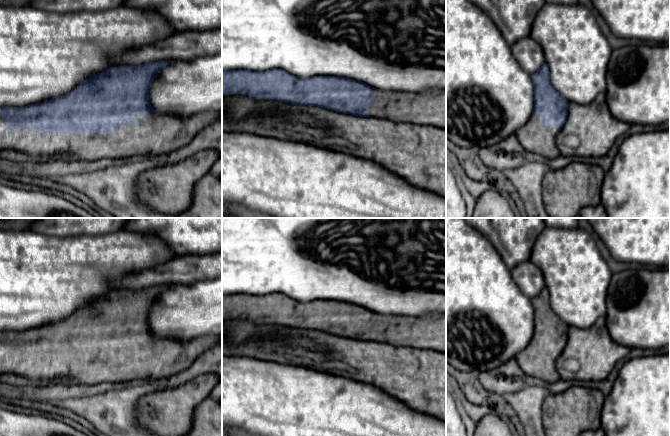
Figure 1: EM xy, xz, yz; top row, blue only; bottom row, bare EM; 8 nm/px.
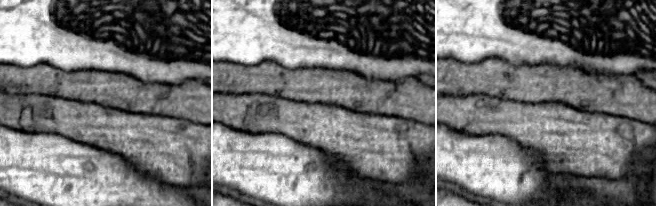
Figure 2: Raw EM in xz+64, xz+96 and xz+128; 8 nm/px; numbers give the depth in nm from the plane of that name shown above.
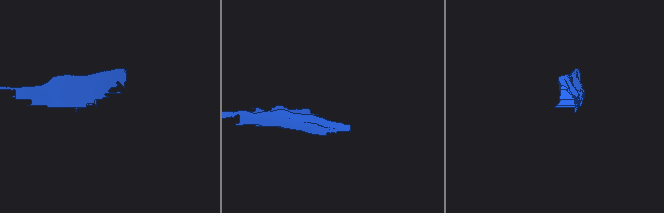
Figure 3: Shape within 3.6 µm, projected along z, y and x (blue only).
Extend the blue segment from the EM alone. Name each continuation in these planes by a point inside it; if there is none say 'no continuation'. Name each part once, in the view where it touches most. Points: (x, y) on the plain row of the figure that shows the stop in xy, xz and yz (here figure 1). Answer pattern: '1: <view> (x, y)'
1: xy (157, 357)

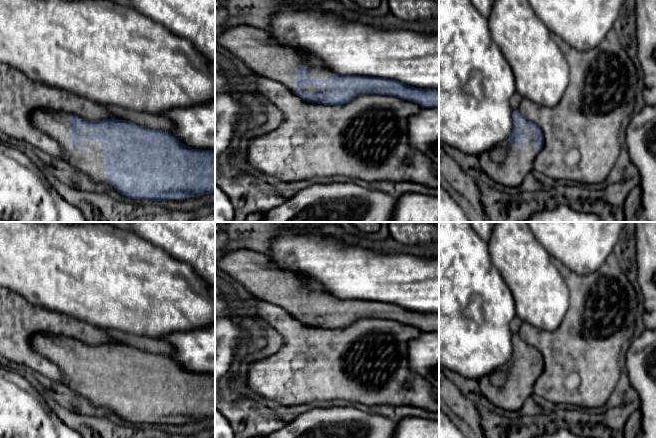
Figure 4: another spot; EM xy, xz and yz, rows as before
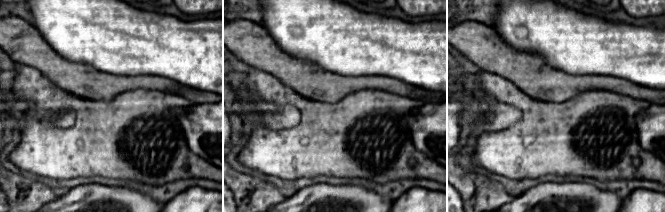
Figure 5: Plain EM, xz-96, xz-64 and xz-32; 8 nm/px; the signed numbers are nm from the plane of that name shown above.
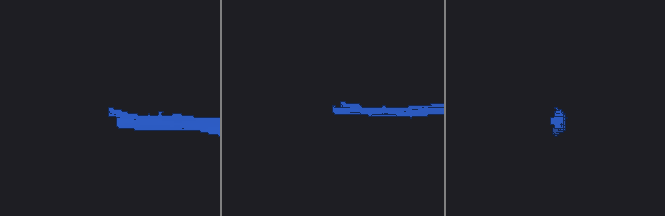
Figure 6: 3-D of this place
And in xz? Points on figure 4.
1: xz (256, 272)

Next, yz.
1: yz (516, 387)

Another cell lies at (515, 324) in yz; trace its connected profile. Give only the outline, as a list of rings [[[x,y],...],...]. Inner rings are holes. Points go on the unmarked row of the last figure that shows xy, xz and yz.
[[[515,316],[512,319],[512,321],[510,323],[510,329],[511,329],[512,334],[518,334],[519,329],[521,327],[521,323],[522,323],[522,321],[518,316]]]

